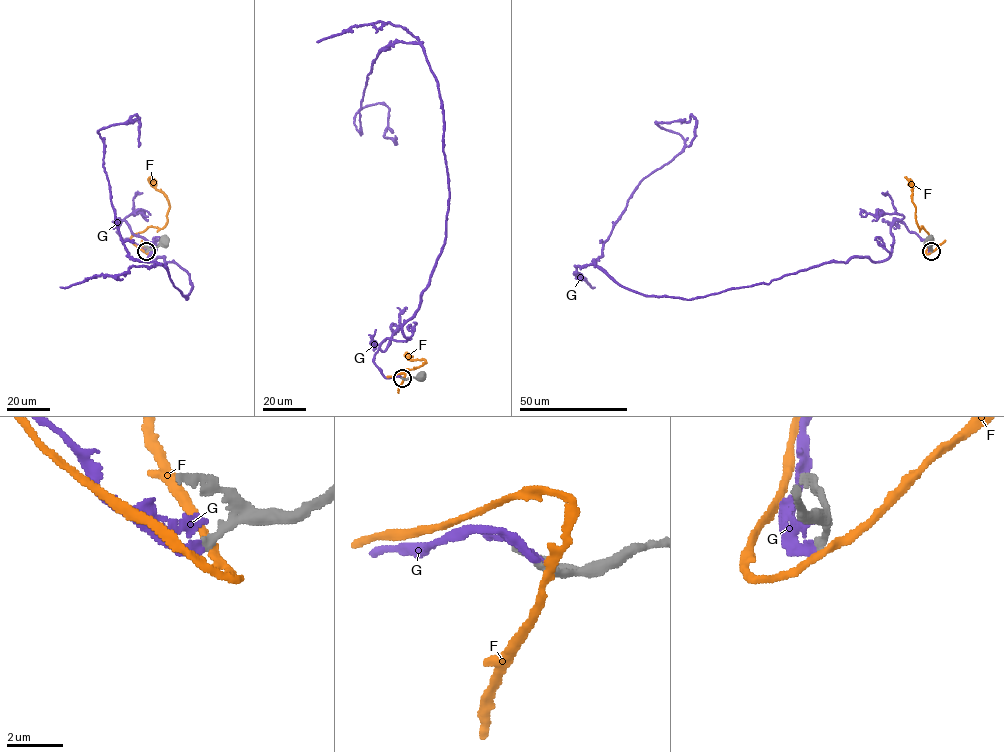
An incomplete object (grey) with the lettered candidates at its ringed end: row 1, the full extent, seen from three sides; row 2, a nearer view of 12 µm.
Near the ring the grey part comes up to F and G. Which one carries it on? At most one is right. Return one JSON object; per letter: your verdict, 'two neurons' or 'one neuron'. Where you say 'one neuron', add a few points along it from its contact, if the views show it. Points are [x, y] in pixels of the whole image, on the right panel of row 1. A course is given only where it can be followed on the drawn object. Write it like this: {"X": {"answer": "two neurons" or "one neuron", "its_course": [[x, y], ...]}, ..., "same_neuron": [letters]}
{"F": {"answer": "two neurons"}, "G": {"answer": "one neuron", "its_course": [[931, 251], [896, 220], [885, 259], [633, 291], [594, 262], [683, 149], [656, 123], [691, 115], [688, 147]]}, "same_neuron": ["G"]}

